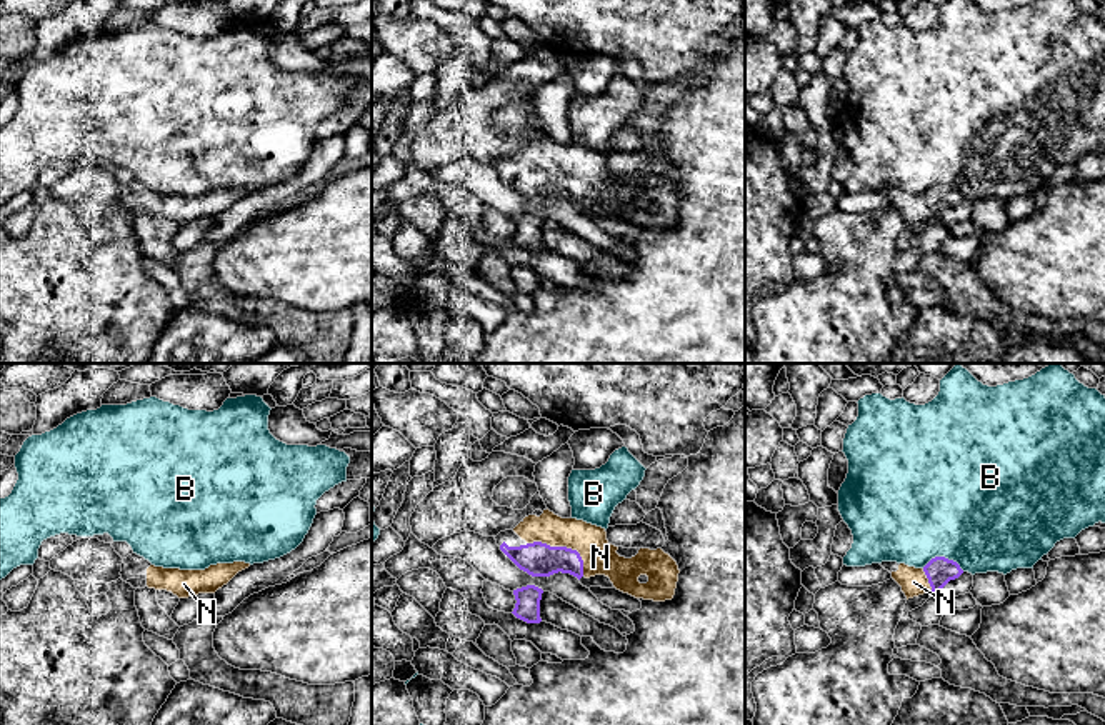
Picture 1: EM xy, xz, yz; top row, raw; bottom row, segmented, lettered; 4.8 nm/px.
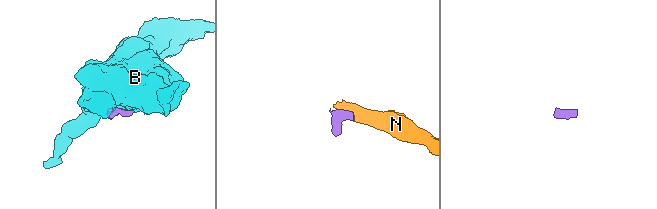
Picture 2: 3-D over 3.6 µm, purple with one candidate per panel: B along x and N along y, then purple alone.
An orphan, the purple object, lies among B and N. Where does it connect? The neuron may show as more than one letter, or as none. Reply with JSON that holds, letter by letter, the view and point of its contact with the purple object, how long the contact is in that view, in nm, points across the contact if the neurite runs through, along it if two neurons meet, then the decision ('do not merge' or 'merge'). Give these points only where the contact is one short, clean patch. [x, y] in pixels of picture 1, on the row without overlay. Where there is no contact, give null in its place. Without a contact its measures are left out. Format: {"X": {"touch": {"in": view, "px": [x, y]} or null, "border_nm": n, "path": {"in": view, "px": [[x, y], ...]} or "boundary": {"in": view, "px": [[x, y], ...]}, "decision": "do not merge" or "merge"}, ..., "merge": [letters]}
{"B": {"touch": {"in": "yz", "px": [944, 184]}, "border_nm": 200, "boundary": {"in": "yz", "px": [[922, 194], [935, 184], [947, 184], [964, 197]]}, "decision": "do not merge"}, "N": {"touch": {"in": "xz", "px": [564, 174]}, "border_nm": 320, "decision": "merge"}, "merge": ["N"]}

